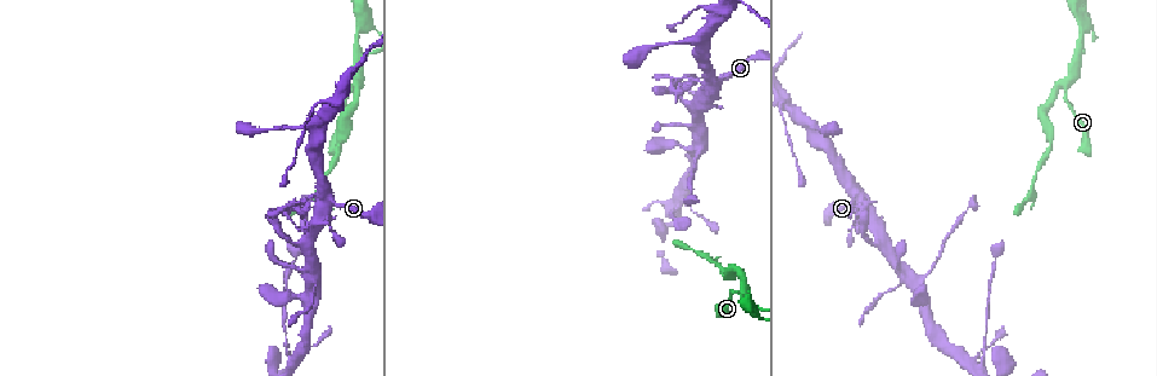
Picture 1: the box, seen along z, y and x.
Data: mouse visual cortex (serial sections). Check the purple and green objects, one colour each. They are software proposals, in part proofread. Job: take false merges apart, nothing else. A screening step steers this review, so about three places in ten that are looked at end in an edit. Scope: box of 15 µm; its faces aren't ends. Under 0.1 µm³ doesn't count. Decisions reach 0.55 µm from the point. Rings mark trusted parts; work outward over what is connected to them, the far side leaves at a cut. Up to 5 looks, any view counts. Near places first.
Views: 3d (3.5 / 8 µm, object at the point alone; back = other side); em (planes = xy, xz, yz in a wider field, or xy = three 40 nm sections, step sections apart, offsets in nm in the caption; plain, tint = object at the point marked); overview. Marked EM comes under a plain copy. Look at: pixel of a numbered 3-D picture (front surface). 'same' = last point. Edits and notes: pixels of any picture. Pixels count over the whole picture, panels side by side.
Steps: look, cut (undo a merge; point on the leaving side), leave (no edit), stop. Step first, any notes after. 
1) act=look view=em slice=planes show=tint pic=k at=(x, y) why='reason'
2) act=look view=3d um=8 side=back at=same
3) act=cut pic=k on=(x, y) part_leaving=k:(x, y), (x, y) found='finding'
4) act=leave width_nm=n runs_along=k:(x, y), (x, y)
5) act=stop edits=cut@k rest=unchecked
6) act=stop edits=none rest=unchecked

act=look view=3d um=3.5 pic=1 at=(307, 200) why='calibre changes'

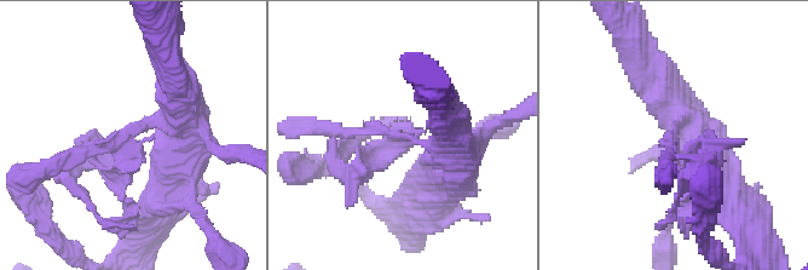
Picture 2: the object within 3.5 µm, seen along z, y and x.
act=look view=em slice=xy step=2 show=tint pic=2 at=(133, 133) why='shape alone is not enough'

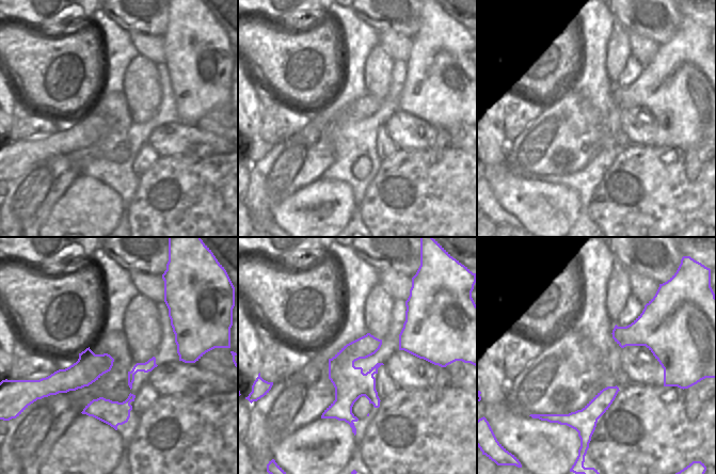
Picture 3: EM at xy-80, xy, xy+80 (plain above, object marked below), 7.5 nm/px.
act=leave runs_along=3:(379, 342), (346, 364), (346, 396), (324, 415) found='all the same cell'

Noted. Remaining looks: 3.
act=look view=3d um=8 pic=1 at=(984, 348) why='a narrow waist'

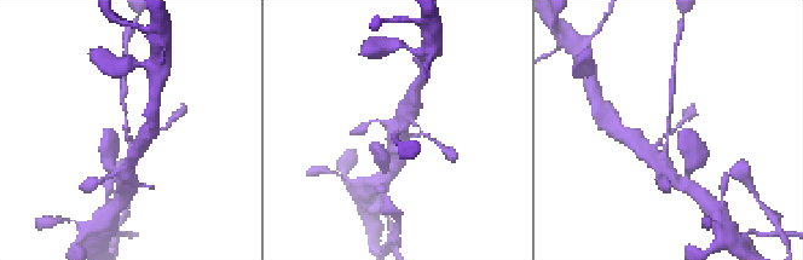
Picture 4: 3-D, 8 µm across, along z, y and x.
act=look view=em slice=xy step=1 show=tint pic=4 at=(126, 133) arm_widths_nm=100,200 why='need the tissue'

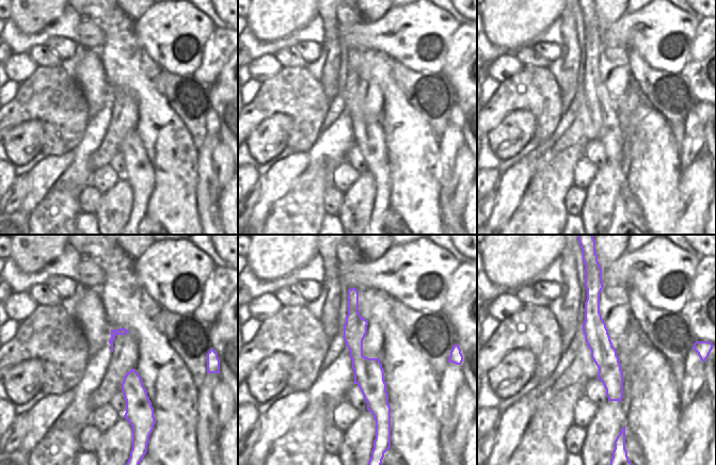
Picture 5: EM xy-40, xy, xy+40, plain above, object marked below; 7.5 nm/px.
act=leave runs_along=5:(351, 291), (355, 353), (382, 420) found='continuous, no second cell'

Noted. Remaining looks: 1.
act=stop edits=none rest=unchecked

